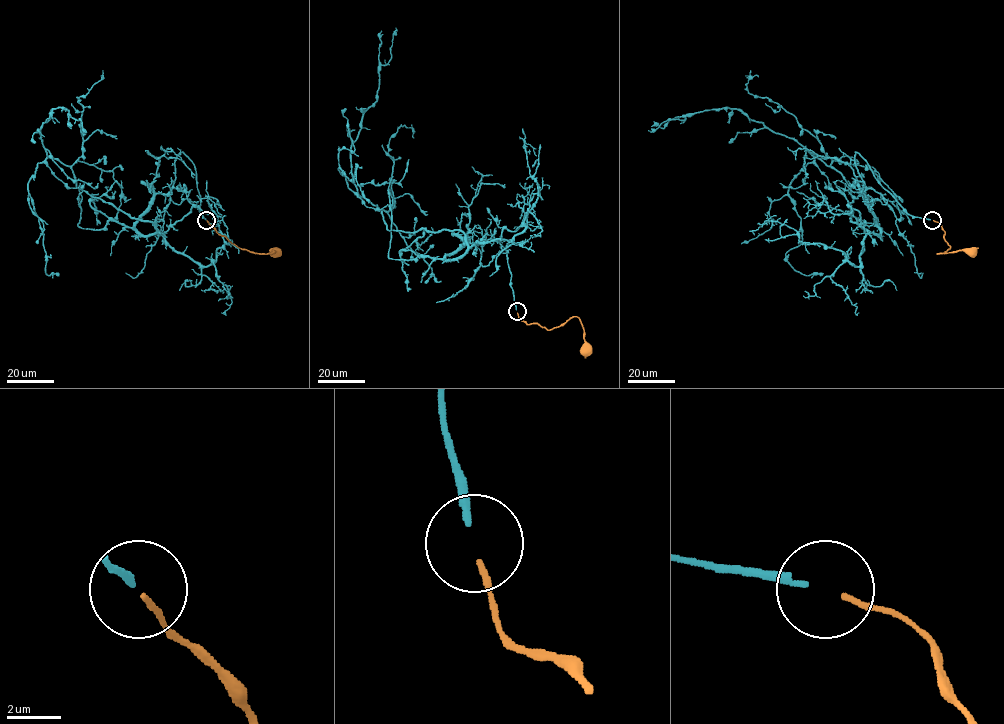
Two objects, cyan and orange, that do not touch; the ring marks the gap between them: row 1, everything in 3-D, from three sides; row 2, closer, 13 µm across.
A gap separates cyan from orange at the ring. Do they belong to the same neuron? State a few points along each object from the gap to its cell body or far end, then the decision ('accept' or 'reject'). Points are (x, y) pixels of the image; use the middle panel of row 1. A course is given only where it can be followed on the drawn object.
cyan via (516, 310), (493, 236), (447, 259), (467, 247), (461, 231), (389, 230), (354, 183), (350, 146), (395, 27) | orange via (517, 313), (526, 323), (538, 323), (549, 329), (577, 316), (584, 330), (585, 350) | reject

